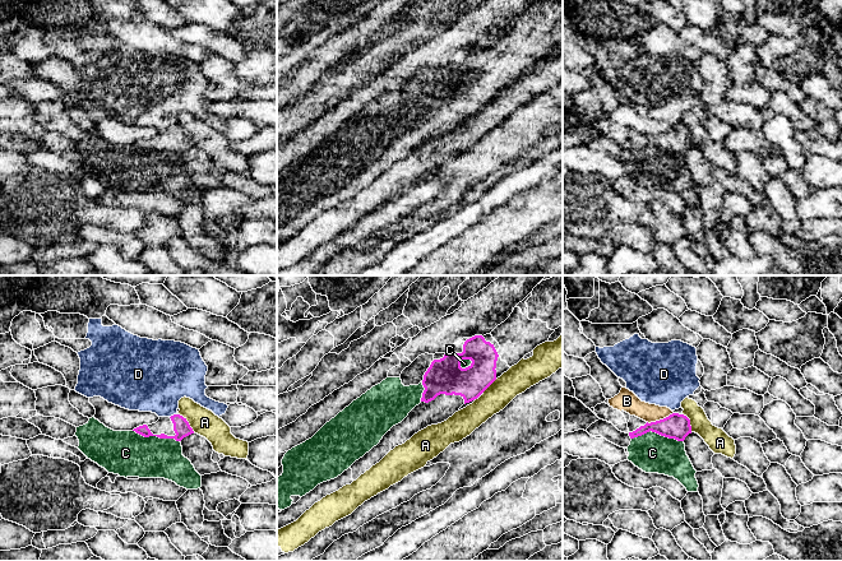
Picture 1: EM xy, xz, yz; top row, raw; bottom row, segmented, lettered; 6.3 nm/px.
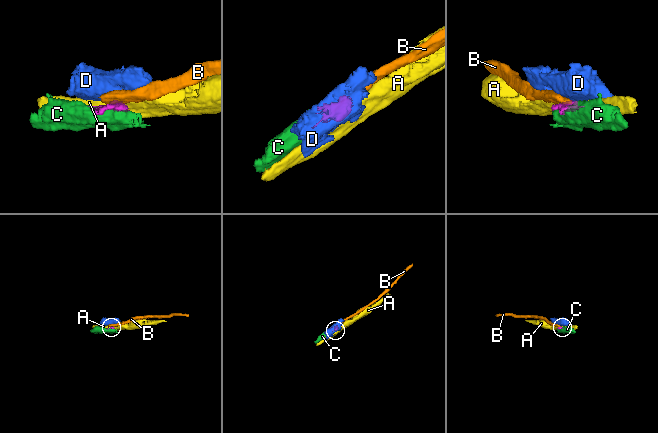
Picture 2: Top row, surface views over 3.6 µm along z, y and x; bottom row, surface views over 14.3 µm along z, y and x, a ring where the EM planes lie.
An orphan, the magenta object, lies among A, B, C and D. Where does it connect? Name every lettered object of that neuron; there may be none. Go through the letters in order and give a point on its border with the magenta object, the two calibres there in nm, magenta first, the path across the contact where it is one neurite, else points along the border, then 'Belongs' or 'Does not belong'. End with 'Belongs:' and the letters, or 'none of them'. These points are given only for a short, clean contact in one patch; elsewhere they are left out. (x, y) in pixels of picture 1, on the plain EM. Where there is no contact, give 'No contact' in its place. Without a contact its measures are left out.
A: Touches magenta at xy (188, 137). Thickness 110 nm (magenta) against 170 nm. Boundary: xy (179, 128), (194, 145). Does not belong
B: Touches magenta at yz (660, 134). Thickness 160 nm (magenta) against 140 nm. Boundary: yz (672, 126), (662, 133), (647, 137). Does not belong
C: Touches magenta at yz (657, 147). Thickness 160 nm (magenta) against 260 nm. Does not belong
D: Touches magenta at xy (174, 129). Thickness 110 nm (magenta) against 400 nm. Boundary: xy (176, 128), (170, 131). Does not belong
Belongs: none of them

